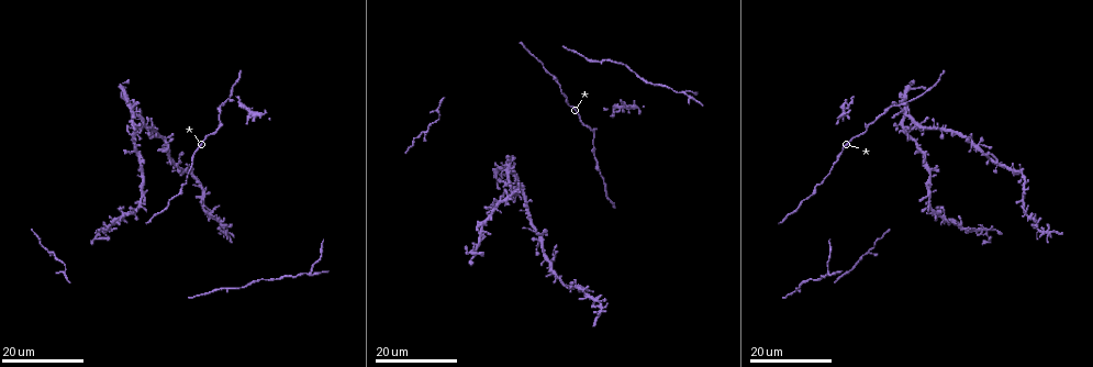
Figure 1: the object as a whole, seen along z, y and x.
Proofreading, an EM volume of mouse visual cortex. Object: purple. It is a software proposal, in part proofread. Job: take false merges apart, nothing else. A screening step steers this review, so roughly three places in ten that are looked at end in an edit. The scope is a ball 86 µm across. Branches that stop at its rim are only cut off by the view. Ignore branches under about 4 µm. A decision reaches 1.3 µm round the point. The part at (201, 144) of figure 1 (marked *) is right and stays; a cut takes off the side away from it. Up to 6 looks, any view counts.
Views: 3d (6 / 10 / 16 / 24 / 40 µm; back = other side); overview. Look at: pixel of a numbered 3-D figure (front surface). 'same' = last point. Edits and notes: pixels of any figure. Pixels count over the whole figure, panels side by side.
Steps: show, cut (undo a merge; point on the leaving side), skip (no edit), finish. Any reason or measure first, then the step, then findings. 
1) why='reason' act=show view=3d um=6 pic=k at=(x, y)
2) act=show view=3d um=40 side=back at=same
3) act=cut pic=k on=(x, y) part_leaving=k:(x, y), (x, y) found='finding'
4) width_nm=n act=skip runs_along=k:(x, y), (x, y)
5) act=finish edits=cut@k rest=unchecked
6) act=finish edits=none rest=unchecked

why='two arms at a narrow angle' act=show view=3d um=16 pic=1 at=(997, 165)

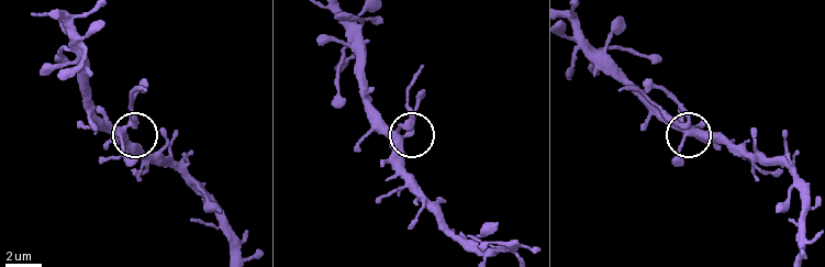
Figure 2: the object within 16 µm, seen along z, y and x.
act=show view=3d um=6 pic=2 at=(402, 139)

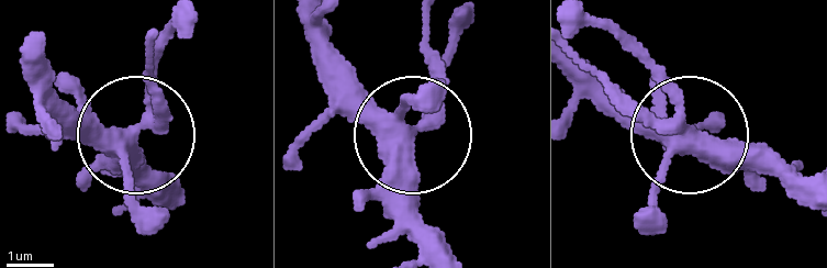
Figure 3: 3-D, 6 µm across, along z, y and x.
act=show view=3d um=6 side=back pic=3 at=(689, 142)

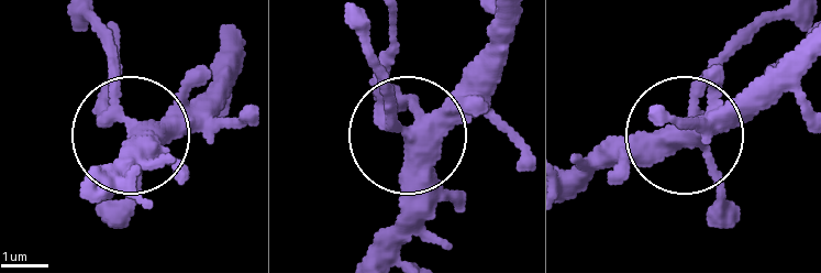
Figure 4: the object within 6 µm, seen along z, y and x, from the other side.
width_nm=400 act=cut pic=4 on=(103, 101) found='two cells meet here'

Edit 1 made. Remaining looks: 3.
act=show view=overview

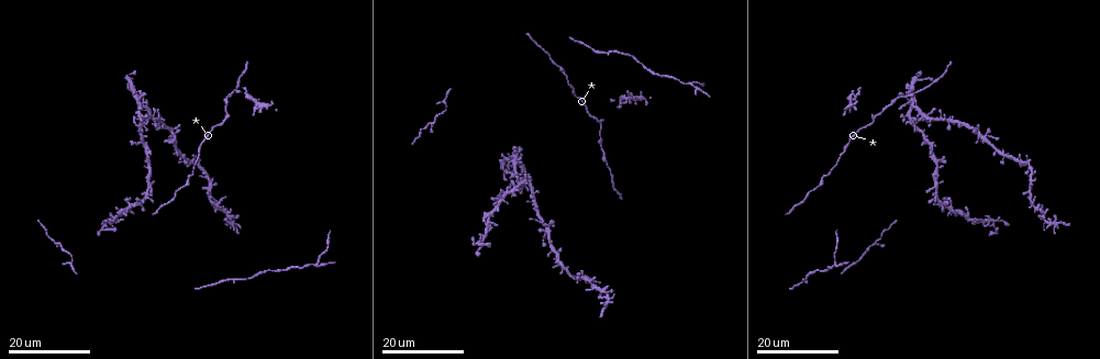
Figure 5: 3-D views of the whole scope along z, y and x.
why='looks like a crossing' act=show view=3d um=16 pic=5 at=(500, 198)

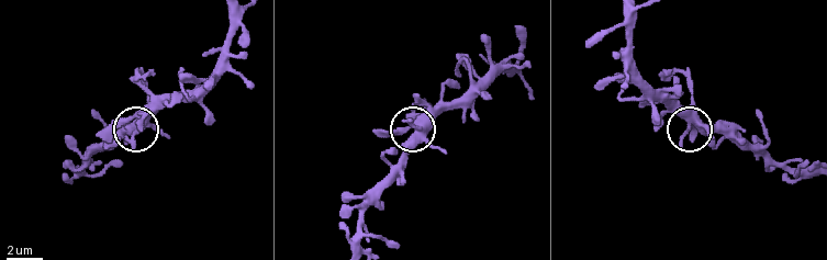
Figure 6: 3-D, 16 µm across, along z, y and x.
act=show view=3d um=6 pic=6 at=(409, 138)

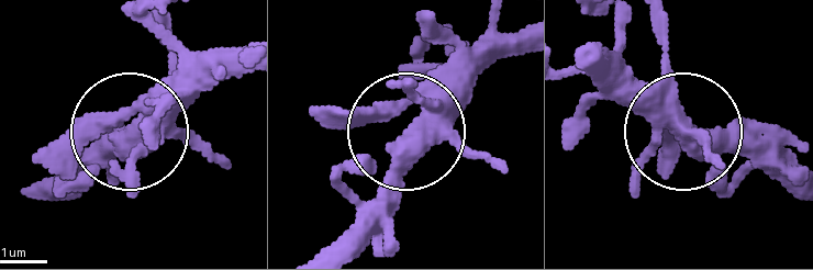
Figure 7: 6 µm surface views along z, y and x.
act=skip found='all the same cell'

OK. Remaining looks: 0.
act=finish edits=cut@4 rest=unchecked

